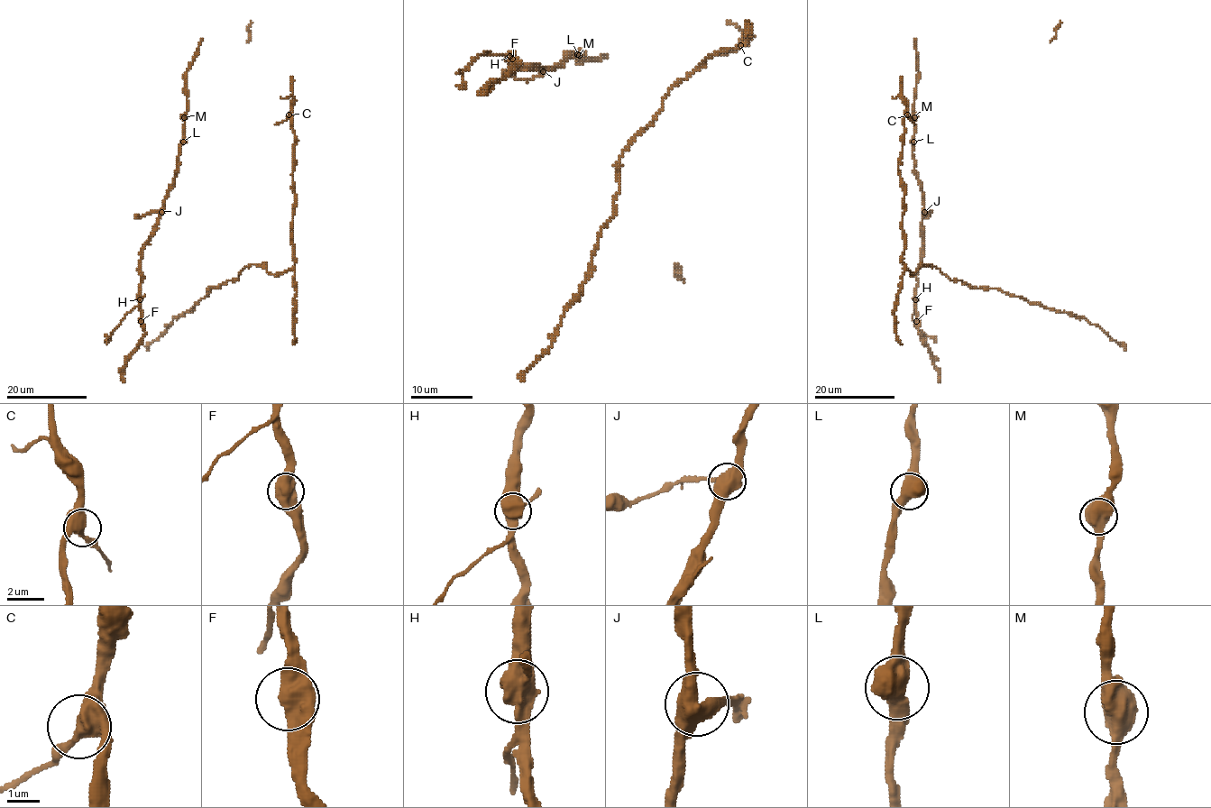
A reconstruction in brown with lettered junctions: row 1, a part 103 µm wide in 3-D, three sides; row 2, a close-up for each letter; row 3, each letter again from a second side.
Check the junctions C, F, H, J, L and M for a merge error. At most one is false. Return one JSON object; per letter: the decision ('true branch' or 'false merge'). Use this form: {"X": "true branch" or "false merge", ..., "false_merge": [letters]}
{"C": "true branch", "F": "true branch", "H": "false merge", "J": "true branch", "L": "true branch", "M": "true branch", "false_merge": ["H"]}

